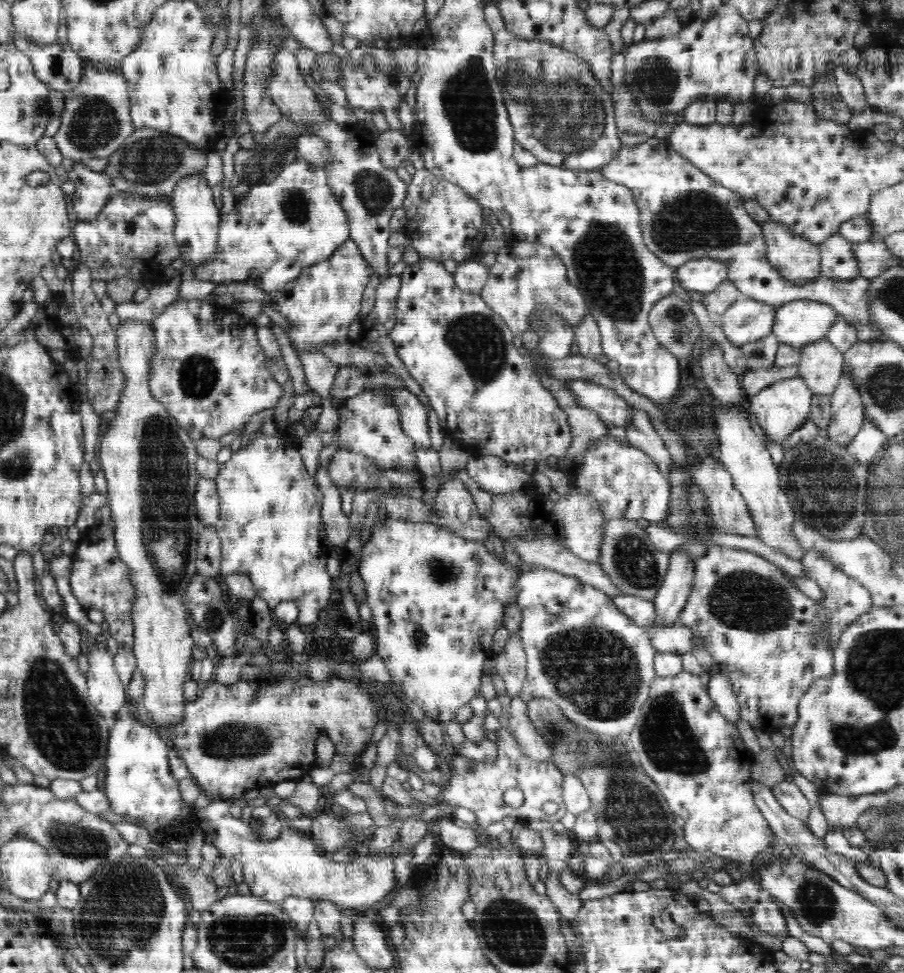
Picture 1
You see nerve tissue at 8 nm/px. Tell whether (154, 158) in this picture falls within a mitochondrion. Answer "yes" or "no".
yes

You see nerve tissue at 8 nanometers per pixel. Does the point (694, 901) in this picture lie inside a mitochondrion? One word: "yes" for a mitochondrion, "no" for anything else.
no

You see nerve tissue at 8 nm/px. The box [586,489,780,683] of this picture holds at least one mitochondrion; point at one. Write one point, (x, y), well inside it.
(634, 561)

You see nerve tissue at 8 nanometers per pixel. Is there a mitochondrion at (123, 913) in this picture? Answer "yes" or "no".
yes

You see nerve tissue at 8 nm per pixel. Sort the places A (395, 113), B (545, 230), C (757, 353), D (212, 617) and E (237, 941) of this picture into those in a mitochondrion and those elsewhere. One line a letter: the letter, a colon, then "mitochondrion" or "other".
A: other
B: other
C: mitochondrion
D: mitochondrion
E: mitochondrion

